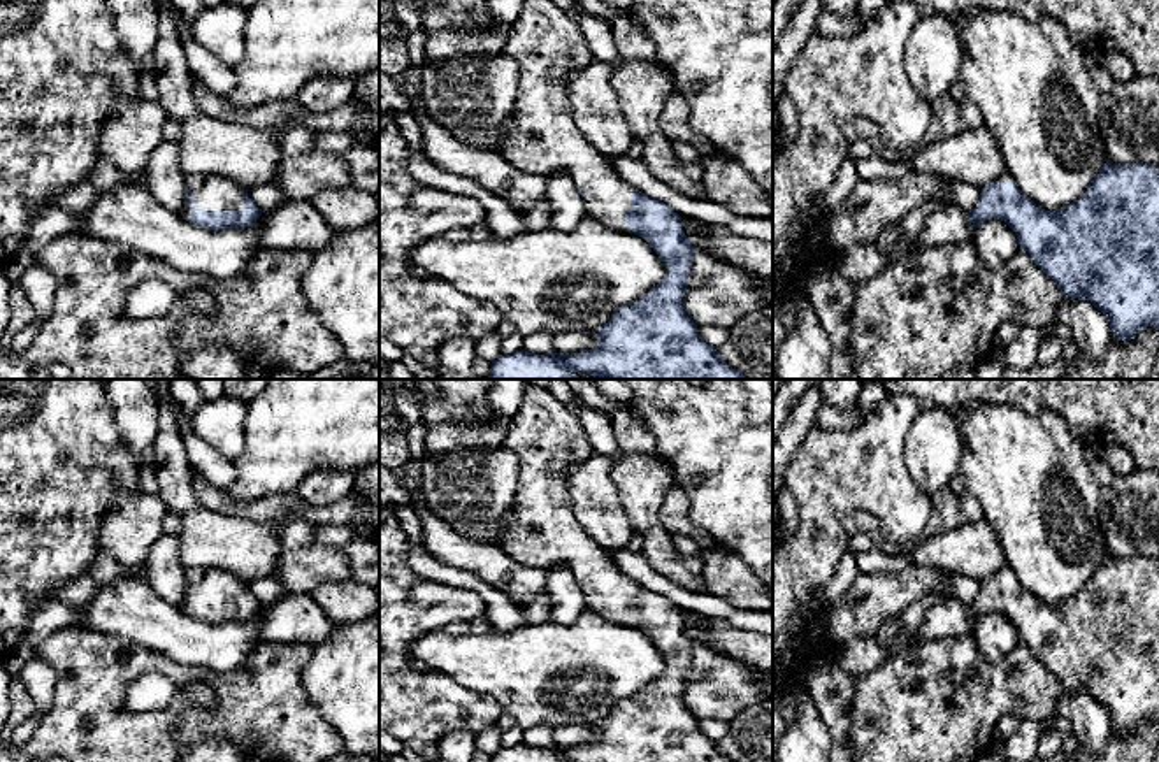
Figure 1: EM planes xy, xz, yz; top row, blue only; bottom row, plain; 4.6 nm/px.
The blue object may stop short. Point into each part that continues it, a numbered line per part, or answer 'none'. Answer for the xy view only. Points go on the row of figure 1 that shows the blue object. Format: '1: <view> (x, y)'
1: xy (213, 192)

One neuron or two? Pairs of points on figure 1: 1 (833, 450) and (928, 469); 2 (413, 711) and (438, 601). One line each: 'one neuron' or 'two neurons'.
1: two neurons
2: one neuron

